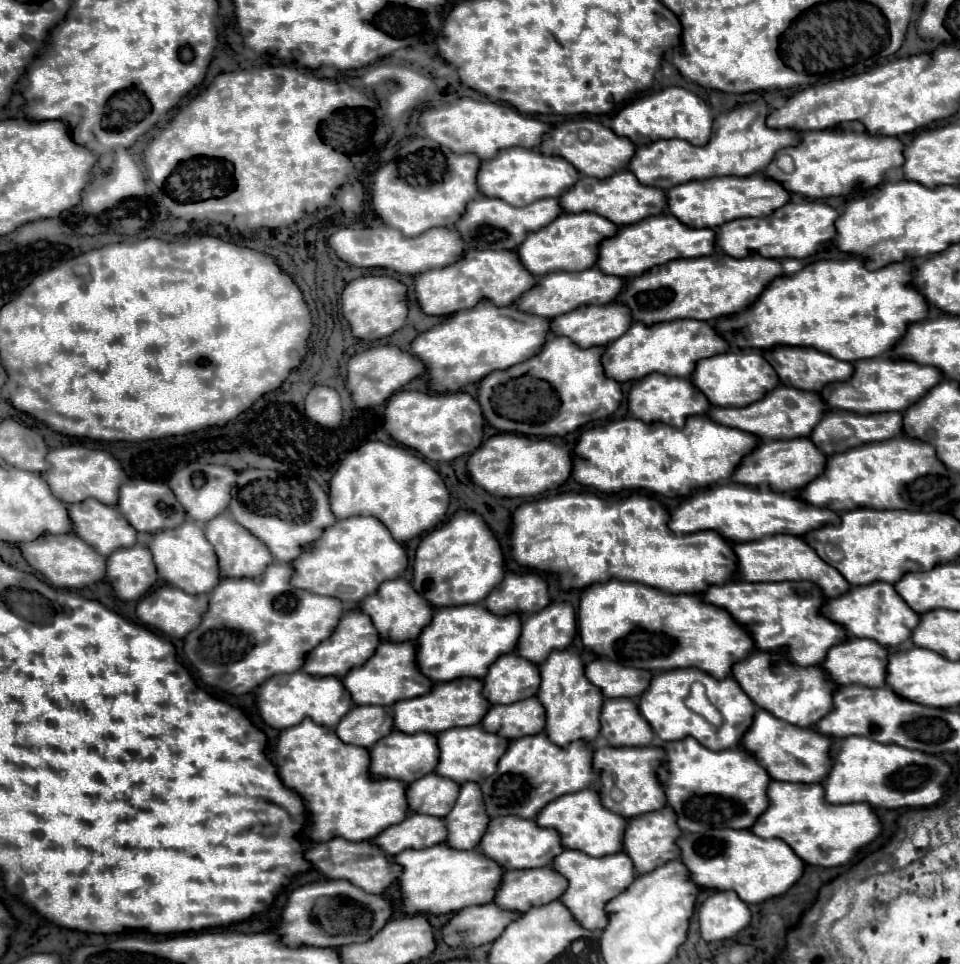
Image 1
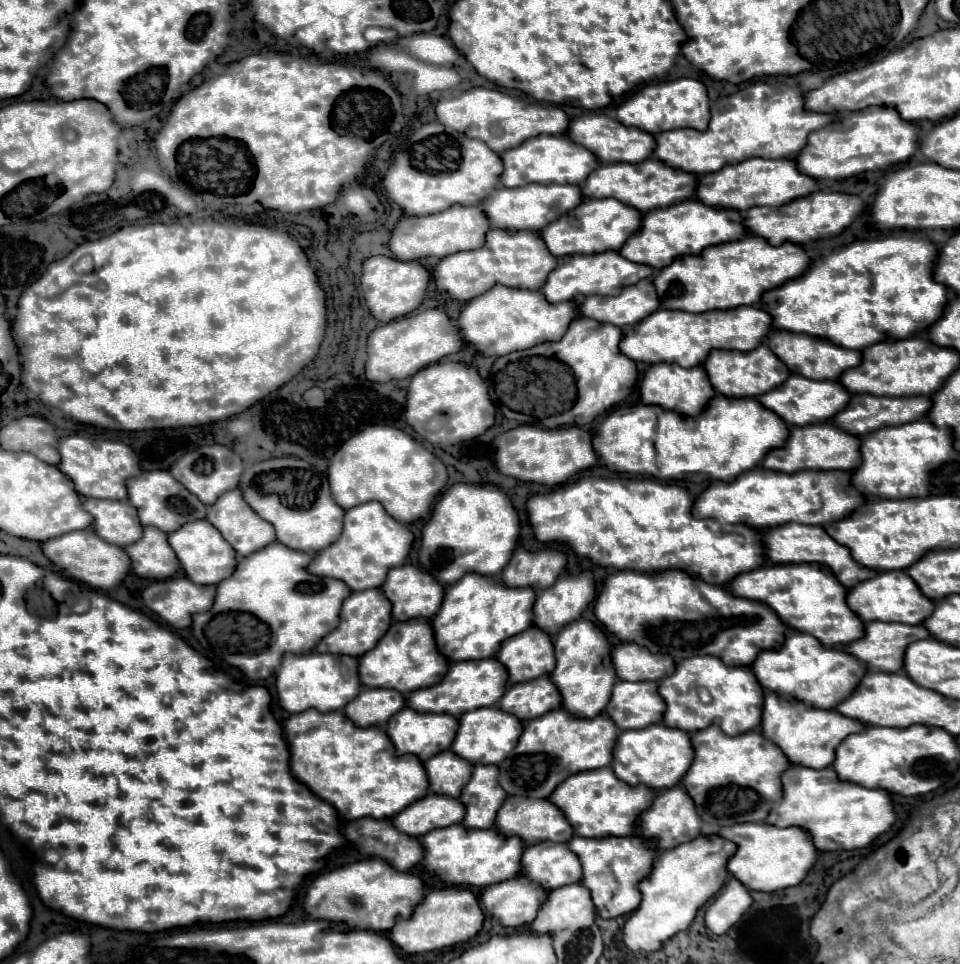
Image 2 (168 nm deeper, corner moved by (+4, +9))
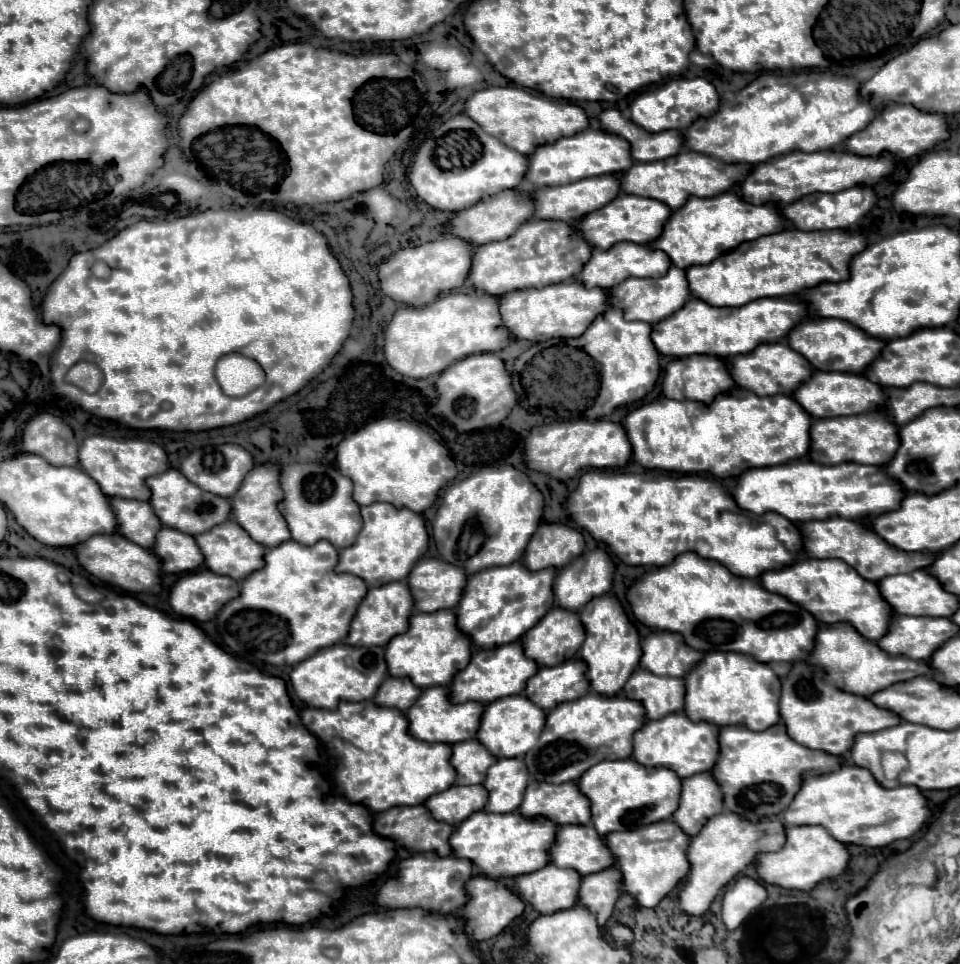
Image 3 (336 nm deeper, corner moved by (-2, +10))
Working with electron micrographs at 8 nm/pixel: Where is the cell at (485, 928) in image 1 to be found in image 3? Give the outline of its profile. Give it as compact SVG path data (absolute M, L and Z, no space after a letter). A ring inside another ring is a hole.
M548 864L532 874L516 878L518 894L524 902L532 904L540 914L554 914L554 910L566 910L578 902L582 876L572 868L558 868Z

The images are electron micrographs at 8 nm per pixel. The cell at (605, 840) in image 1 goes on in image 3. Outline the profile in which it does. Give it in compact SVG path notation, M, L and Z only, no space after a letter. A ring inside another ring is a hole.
M632 758L604 760L578 780L580 790L592 800L592 824L600 836L616 830L636 830L652 822L668 820L678 808L682 778L670 768L648 768Z

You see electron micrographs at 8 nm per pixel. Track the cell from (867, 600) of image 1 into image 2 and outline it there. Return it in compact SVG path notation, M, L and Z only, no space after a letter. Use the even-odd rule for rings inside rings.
M884 571L872 579L858 583L846 595L848 607L862 619L862 621L884 621L884 623L904 623L904 625L920 625L934 609L930 599L924 599L920 591L916 591L916 583L904 575L904 571Z

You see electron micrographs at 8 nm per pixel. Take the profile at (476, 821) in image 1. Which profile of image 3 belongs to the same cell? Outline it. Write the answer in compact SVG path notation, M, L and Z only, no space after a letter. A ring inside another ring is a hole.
M502 758L494 766L490 766L484 786L490 792L490 800L486 804L488 812L514 812L520 808L524 790L528 786L530 772L522 758Z

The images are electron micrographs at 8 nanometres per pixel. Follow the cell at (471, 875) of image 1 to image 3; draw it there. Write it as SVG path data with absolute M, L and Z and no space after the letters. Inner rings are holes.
M486 810L474 812L452 834L450 846L454 856L468 858L490 878L516 878L544 868L550 862L550 848L556 842L558 824L546 816L526 818L520 812L492 814Z

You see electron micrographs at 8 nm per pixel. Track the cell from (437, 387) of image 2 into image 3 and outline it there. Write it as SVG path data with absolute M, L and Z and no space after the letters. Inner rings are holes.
M492 352L472 354L454 362L454 366L440 374L436 386L440 398L434 406L434 412L446 418L460 432L500 424L518 404L518 394L512 388L512 374L506 370L504 360Z

